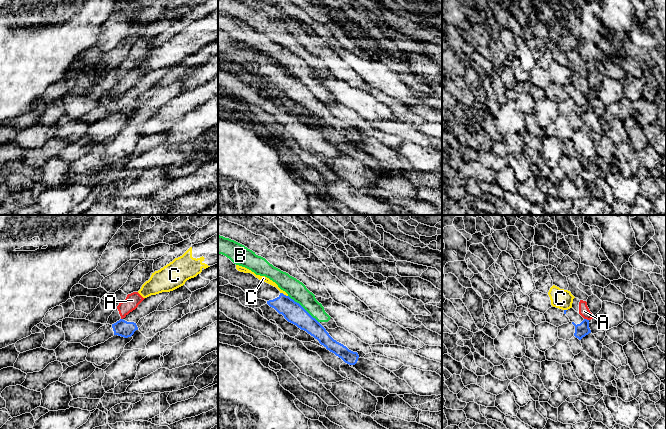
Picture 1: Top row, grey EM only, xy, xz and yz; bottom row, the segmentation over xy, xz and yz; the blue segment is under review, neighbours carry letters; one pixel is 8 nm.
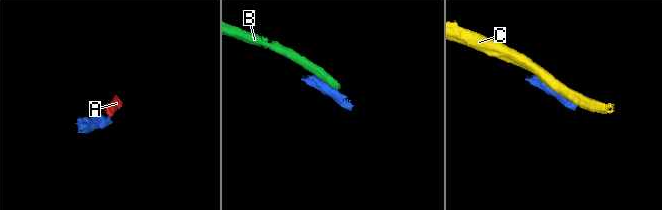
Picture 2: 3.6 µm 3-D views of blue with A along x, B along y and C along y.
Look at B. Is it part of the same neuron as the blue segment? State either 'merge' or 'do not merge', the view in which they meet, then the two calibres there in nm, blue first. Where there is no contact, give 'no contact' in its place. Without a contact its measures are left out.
do not merge; contact in xz; calibres 170 and 160 nm

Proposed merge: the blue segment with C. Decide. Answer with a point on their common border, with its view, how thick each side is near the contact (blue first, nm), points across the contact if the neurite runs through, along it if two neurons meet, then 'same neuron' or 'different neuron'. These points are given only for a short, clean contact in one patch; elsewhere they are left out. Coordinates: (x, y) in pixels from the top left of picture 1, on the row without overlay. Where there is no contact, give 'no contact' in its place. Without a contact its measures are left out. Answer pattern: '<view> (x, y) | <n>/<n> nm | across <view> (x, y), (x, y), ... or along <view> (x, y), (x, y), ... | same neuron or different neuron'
xz (283, 70) | 170/50 nm | different neuron

